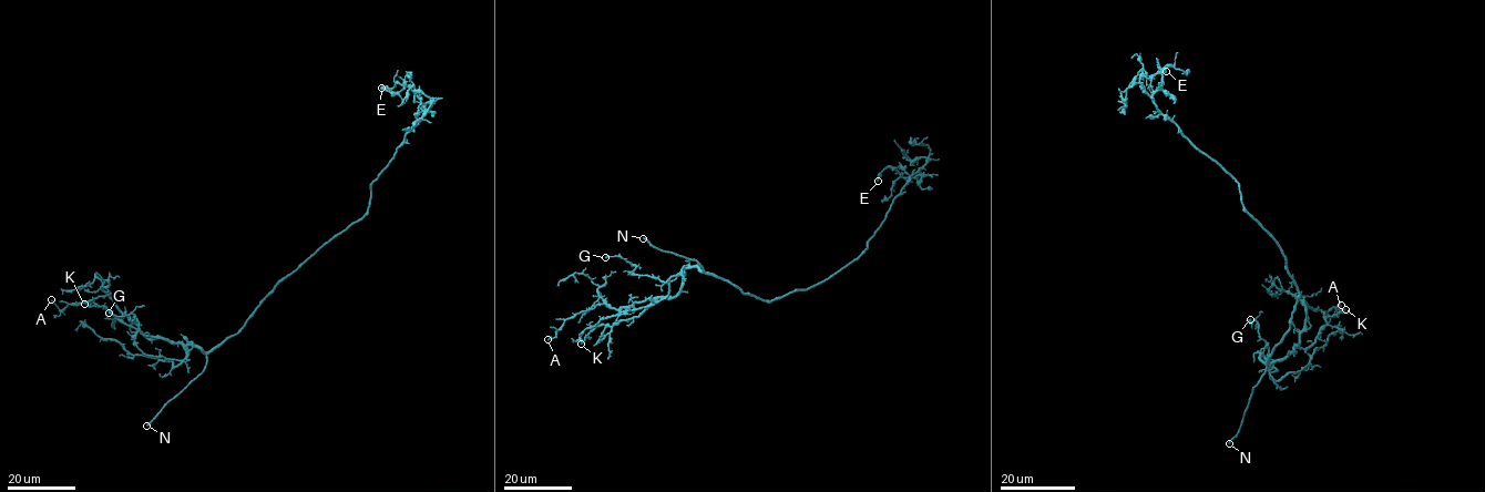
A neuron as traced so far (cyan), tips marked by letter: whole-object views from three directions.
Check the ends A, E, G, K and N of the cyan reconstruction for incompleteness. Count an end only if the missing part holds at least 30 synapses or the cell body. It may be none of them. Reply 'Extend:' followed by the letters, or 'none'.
Extend: N

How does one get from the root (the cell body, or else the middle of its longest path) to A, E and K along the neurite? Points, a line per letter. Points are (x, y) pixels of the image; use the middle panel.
A: (778, 299), (758, 299), (689, 266), (674, 296), (618, 309), (597, 304), (566, 318), (548, 339)
E: (778, 299), (815, 286), (856, 259), (909, 177), (921, 168), (915, 177), (902, 177), (887, 166), (878, 181)
K: (778, 299), (758, 299), (689, 266), (674, 296), (657, 297), (637, 317), (611, 327), (596, 326), (581, 344)

